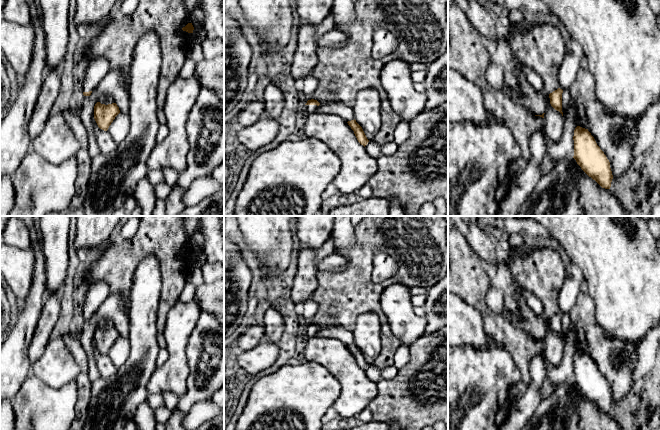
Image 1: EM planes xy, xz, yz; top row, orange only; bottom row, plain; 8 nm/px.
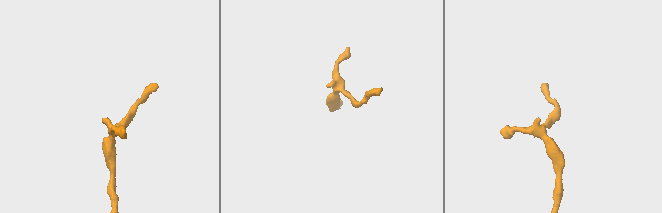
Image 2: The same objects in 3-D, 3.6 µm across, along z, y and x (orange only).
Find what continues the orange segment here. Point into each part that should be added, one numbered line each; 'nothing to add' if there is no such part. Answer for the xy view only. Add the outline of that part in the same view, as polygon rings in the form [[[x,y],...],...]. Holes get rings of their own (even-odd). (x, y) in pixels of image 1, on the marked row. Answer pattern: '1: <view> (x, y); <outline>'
1: xy (97, 68); [[[99,56],[89,62],[81,88],[83,92],[93,91],[110,70],[109,61]]]

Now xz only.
1: xz (311, 109); [[[306,105],[308,114],[317,113],[318,107],[319,106],[317,106],[317,105]]]

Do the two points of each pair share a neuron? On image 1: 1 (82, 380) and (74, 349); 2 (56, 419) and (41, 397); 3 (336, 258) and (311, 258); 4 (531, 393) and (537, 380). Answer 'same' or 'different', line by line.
1: same
2: same
3: different
4: same

